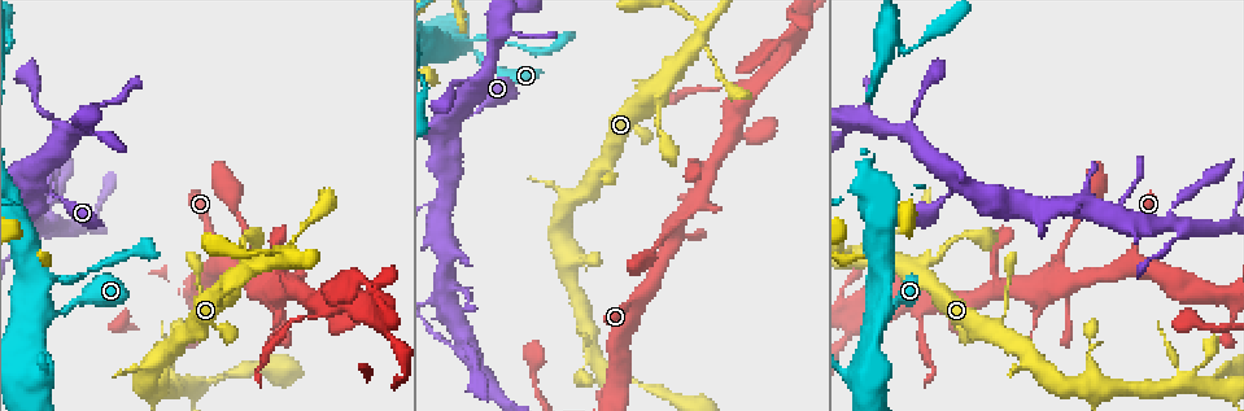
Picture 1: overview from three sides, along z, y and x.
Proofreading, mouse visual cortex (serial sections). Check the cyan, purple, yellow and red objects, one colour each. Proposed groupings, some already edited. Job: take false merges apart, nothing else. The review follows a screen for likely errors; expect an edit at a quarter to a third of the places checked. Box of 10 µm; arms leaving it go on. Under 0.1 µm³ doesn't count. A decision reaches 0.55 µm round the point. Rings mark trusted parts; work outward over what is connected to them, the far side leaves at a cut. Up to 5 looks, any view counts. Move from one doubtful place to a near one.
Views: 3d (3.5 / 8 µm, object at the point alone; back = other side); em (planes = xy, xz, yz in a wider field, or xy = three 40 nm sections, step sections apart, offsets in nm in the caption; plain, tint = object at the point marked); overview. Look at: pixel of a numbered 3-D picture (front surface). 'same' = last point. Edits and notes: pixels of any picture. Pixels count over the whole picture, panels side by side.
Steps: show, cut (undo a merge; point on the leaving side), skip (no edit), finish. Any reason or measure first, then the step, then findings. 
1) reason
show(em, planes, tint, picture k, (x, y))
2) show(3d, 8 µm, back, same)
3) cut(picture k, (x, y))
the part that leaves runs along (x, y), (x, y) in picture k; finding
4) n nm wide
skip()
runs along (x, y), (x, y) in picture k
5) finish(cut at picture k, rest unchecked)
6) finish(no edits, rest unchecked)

two arms in line, one across
show(3d, 3.5 µm, picture 1, (258, 288))

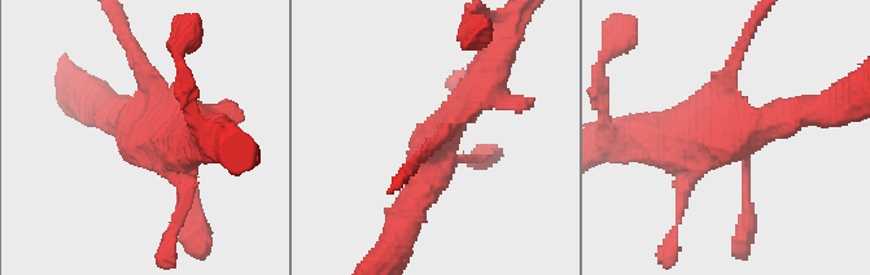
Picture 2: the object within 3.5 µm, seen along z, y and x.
show(em, planes, tint, picture 2, (725, 136))

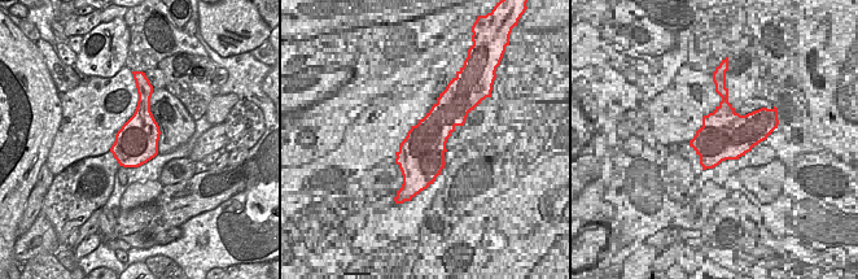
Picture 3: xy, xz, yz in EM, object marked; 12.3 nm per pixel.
550 nm wide
skip()
runs along (414, 209), (437, 135), (485, 73) in picture 2; all the same cell

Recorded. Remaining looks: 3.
four or more arms meet
show(3d, 3.5 µm, picture 1, (49, 222))

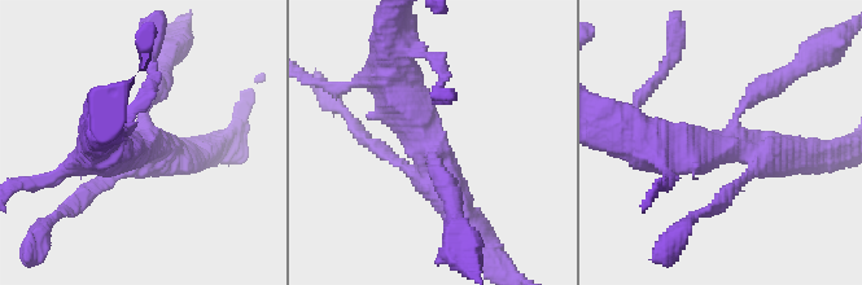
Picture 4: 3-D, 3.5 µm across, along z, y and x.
4 arms; arms of 150, 200, 400, 500 nm; now the EM
show(em, xy, step 2, tint, picture 4, (433, 152))

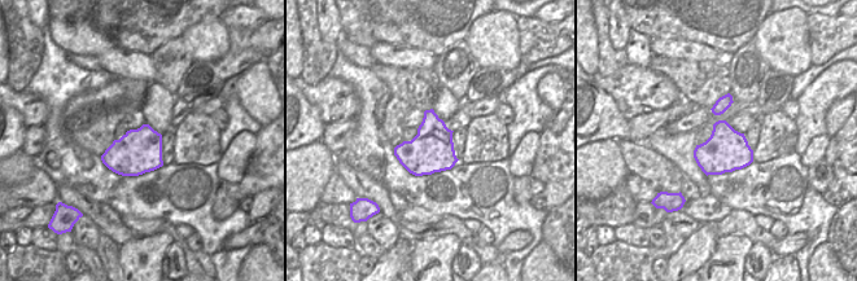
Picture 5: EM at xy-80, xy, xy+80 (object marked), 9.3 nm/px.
skip()
runs along (394, 79), (465, 226) in picture 4; continuous, no second cell

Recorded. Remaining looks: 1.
finish(no edits, rest unchecked)

